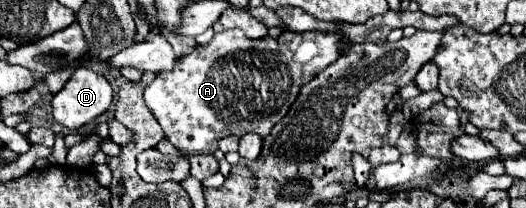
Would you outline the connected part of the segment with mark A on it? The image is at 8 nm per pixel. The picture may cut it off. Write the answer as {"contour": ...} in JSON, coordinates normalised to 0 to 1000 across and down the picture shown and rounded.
{"contour":[[[432,139],[409,159],[401,207],[375,216],[363,264],[340,274],[325,341],[298,351],[295,389],[276,428],[272,466],[310,611],[314,659],[329,688],[333,716],[344,726],[344,745],[359,755],[375,736],[405,736],[413,726],[413,678],[432,649],[458,659],[466,639],[489,639],[504,659],[519,601],[542,563],[553,495],[565,476],[568,428],[644,274],[648,197],[660,188],[641,149],[542,149],[530,188],[500,178],[481,197],[470,188],[454,139]]]}

